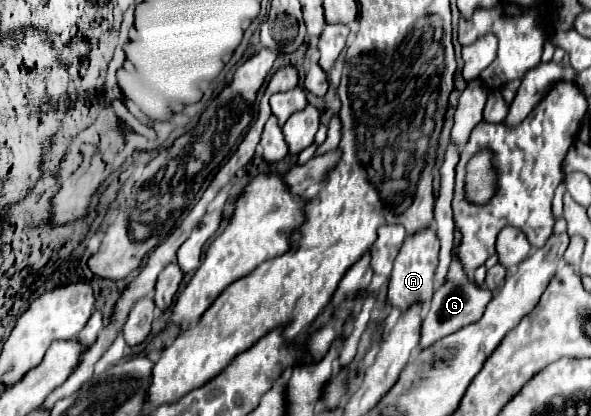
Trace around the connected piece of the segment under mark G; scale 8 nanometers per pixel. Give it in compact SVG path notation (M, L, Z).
M452 259L448 283L434 291L430 309L428 309L428 313L426 313L426 317L424 317L424 321L422 321L420 349L426 349L426 347L430 347L432 343L444 339L446 335L450 335L450 333L466 327L468 323L474 323L476 319L480 319L480 315L484 313L484 307L488 305L490 299L492 299L492 293L490 293L486 287L478 287L476 283L472 283L472 281L460 271L458 259Z

